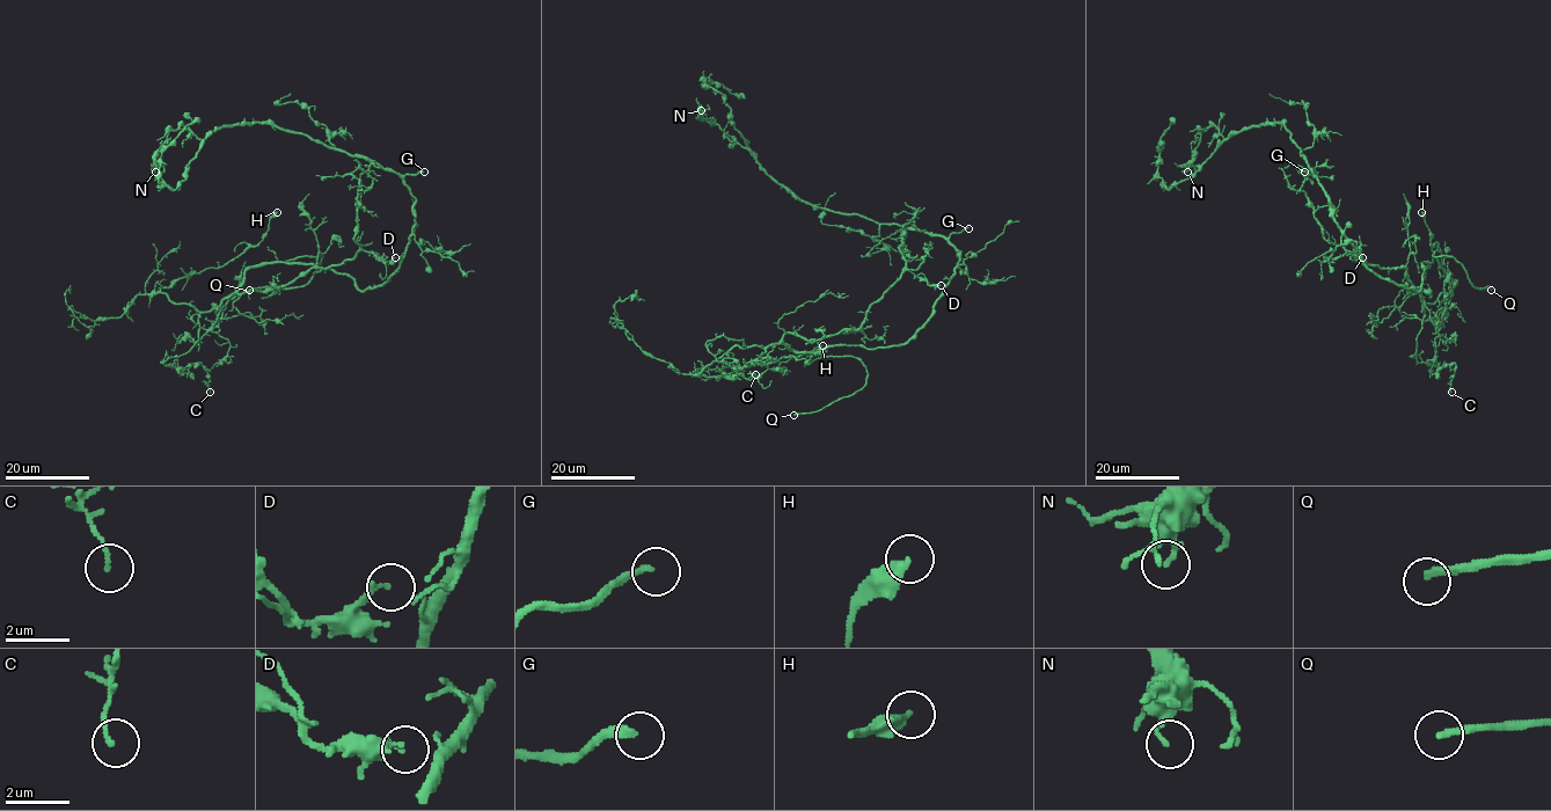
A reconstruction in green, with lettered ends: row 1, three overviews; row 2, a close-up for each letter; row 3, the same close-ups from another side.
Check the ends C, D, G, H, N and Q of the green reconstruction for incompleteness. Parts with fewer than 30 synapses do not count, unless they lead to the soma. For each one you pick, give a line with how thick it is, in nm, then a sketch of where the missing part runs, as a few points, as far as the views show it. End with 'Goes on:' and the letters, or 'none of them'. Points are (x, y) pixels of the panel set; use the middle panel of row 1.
G: Thickness 240 nm. Course of what is missing: (968, 228), (990, 228), (1000, 240), (997, 240), (1018, 248)
Q: Thickness 240 nm. Course of what is missing: (794, 415), (740, 416), (659, 409), (612, 397), (606, 397), (601, 403), (606, 406)
Goes on: G, Q

